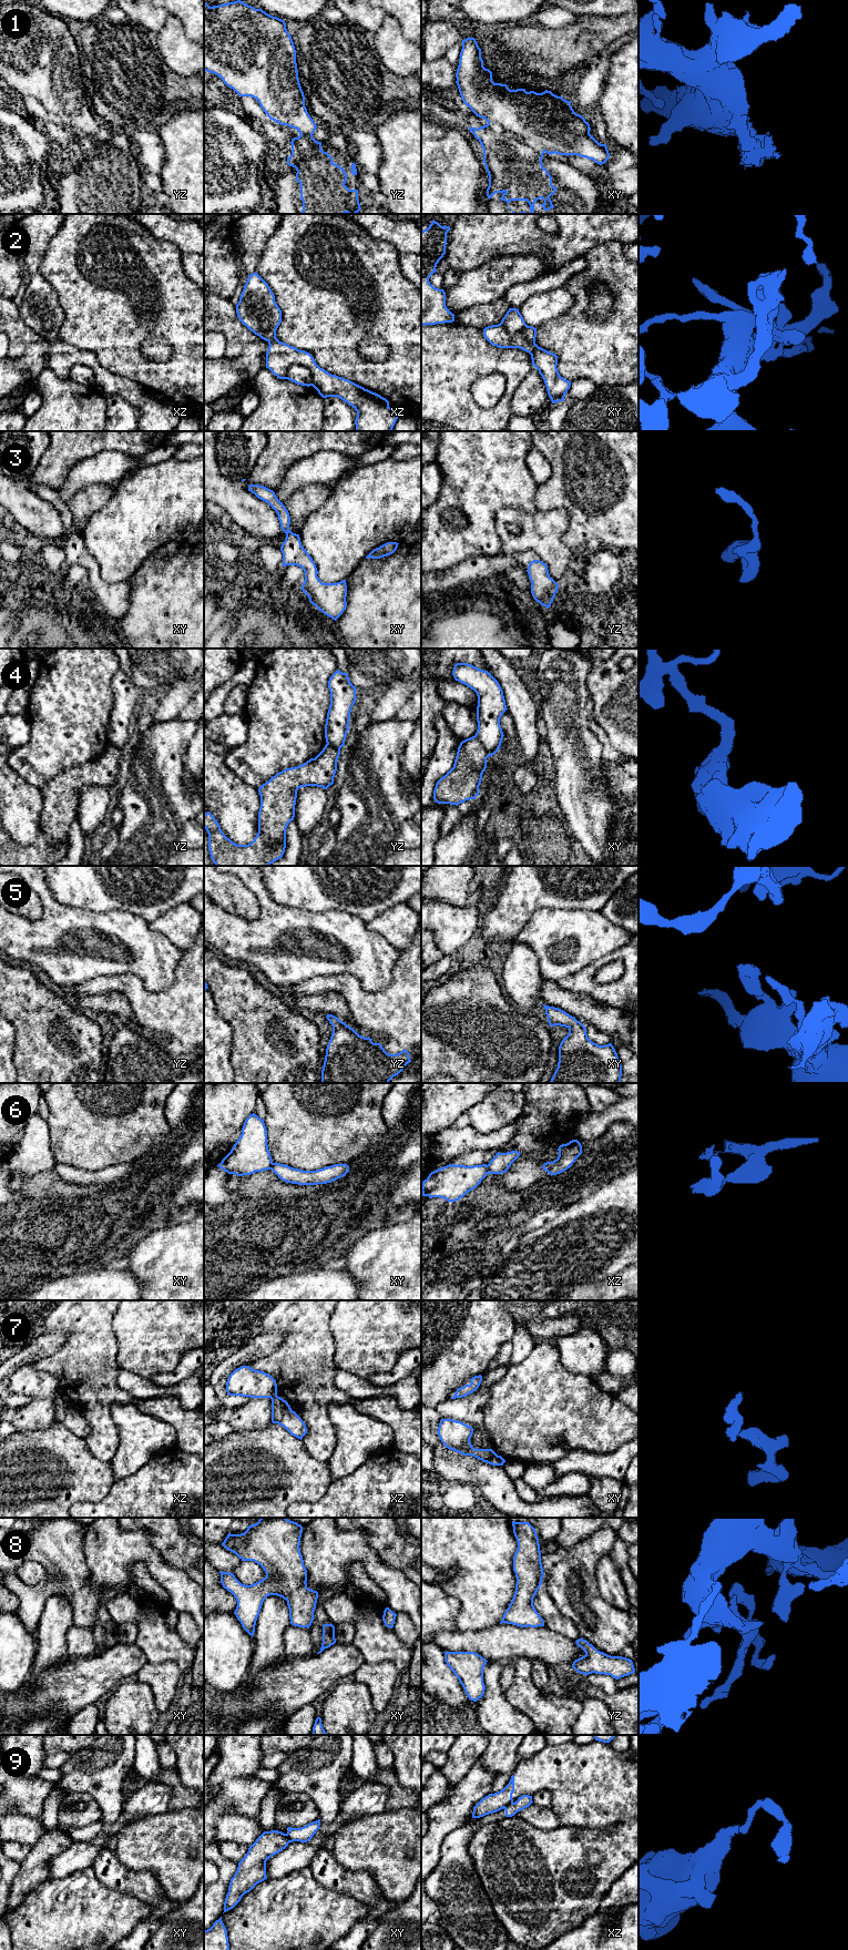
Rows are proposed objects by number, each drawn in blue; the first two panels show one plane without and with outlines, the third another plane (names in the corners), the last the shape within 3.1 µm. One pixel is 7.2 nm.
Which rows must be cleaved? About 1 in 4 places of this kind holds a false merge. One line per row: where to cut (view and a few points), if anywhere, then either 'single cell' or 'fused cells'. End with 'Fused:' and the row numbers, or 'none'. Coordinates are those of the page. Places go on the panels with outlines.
1: cut xy (488, 123), (506, 129), (543, 152); fused cells
2: cut none; single cell
3: cut none; single cell
4: cut xy (474, 735), (492, 754); fused cells
5: cut none; single cell
6: cut xz (487, 1165), (489, 1172); fused cells
7: cut xy (493, 1451), (487, 1462); fused cells
8: cut none; single cell
9: cut xz (514, 1803), (503, 1807); fused cells
Fused: 1, 4, 6, 7, 9

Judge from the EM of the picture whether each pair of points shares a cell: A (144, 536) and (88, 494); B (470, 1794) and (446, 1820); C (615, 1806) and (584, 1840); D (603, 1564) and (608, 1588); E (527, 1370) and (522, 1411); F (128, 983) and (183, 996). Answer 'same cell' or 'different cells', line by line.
A: different cells
B: same cell
C: different cells
D: same cell
E: same cell
F: same cell

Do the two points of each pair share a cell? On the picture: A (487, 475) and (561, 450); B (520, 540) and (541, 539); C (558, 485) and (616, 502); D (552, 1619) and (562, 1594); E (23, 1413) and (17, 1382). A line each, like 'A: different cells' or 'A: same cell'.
A: different cells
B: same cell
C: same cell
D: different cells
E: same cell

